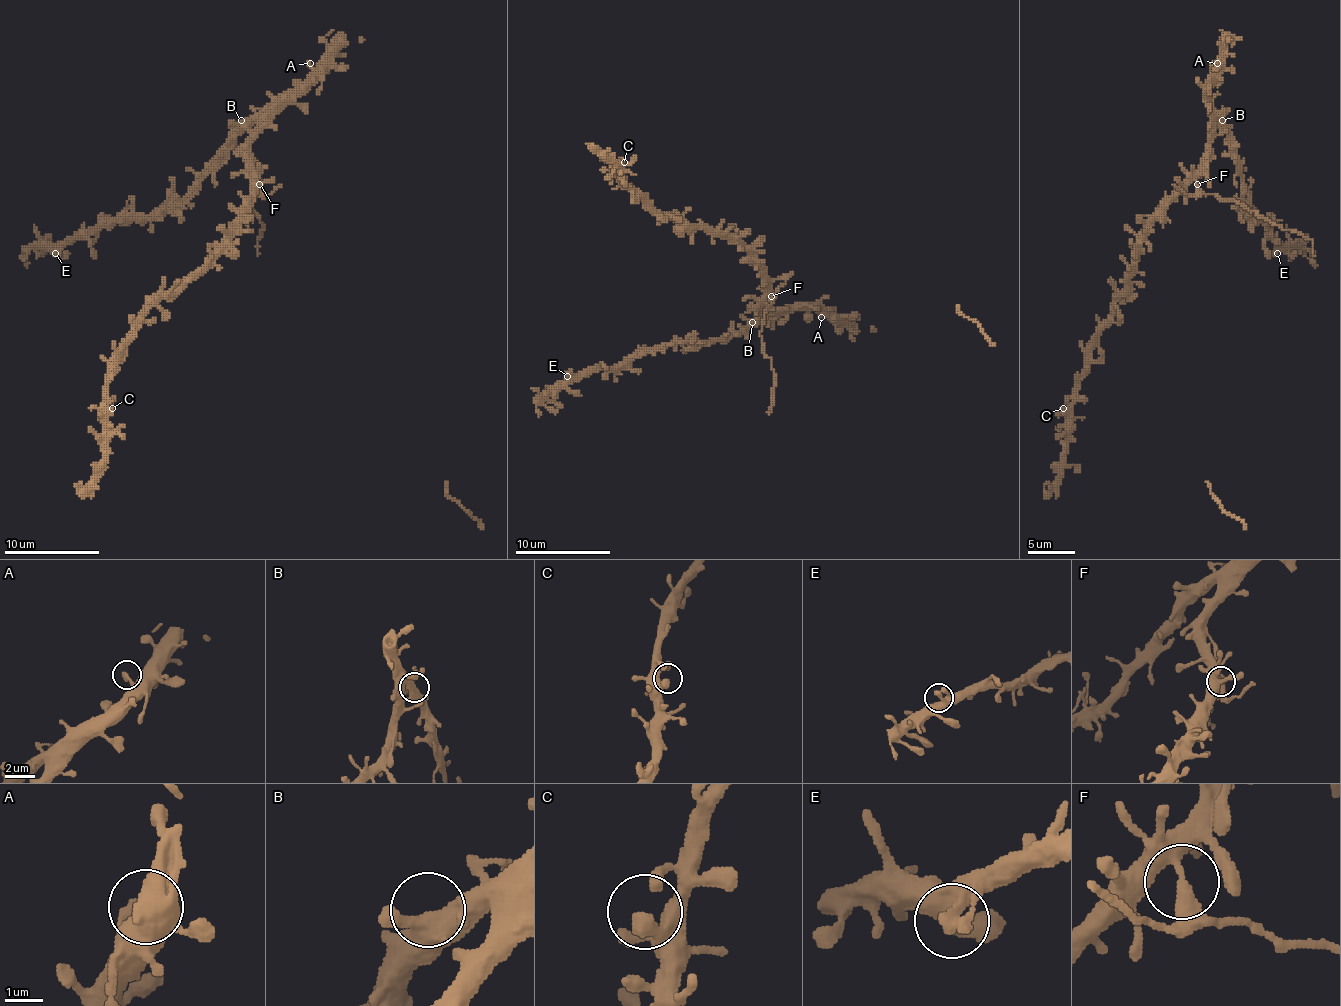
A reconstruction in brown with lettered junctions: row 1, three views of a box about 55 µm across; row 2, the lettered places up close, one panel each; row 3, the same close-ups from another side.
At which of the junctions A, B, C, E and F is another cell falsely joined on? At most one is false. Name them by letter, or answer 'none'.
F

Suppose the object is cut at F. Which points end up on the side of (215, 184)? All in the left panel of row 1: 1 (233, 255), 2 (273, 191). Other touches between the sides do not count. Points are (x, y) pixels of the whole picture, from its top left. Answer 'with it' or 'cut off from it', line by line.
1: with it
2: cut off from it

